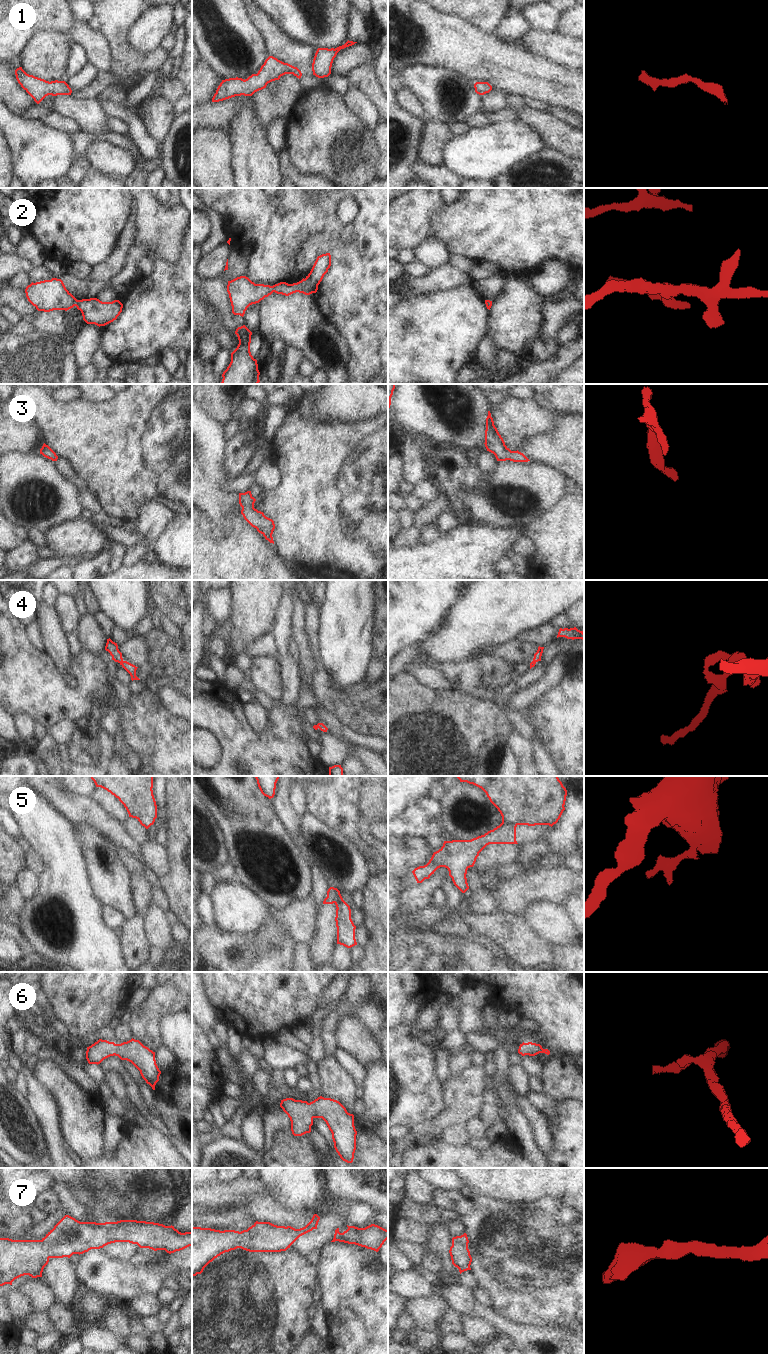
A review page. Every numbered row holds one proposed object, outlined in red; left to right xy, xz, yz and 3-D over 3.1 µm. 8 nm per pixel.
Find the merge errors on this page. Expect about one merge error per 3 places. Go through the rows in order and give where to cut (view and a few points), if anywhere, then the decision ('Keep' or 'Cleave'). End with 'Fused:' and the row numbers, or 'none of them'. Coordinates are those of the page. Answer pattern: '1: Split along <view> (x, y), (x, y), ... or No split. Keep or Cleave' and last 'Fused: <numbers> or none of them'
1: No split. Keep
2: No split. Keep
3: No split. Keep
4: No split. Keep
5: Split along yz (502, 822), (516, 825). Cleave
6: No split. Keep
7: No split. Keep
Fused: 5.

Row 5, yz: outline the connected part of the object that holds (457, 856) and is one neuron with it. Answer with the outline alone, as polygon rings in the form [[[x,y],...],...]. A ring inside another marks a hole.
[[[501,823],[493,830],[471,840],[444,841],[443,846],[433,853],[426,865],[412,871],[417,883],[429,879],[438,868],[445,867],[454,885],[465,893],[469,889],[467,870],[474,866],[479,853],[489,844],[518,844],[516,827],[516,824]]]

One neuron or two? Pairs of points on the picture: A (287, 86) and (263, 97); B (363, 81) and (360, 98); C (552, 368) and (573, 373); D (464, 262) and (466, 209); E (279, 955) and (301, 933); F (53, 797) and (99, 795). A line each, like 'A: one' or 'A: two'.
A: one
B: two
C: two
D: two
E: two
F: two

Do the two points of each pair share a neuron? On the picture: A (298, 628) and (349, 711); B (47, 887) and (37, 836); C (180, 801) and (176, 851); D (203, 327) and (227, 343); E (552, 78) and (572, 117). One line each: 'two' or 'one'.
A: two
B: one
C: one
D: one
E: two

